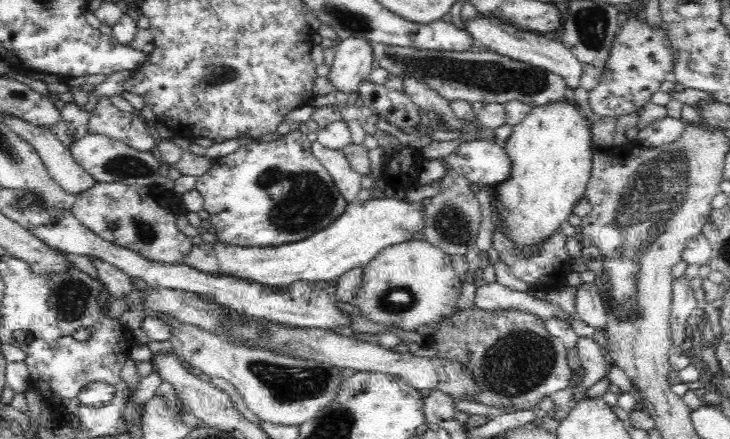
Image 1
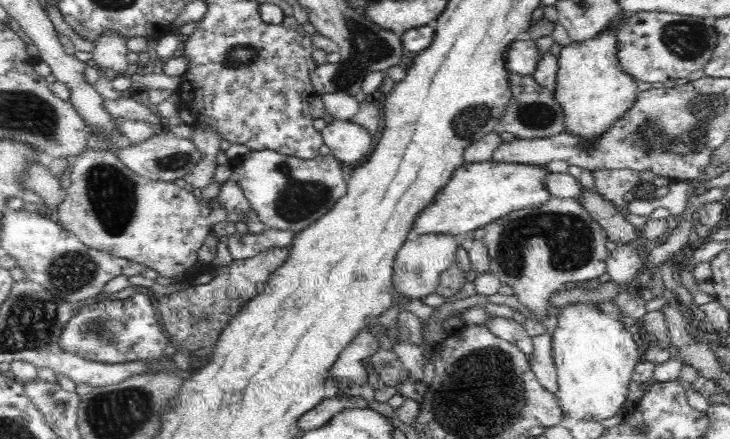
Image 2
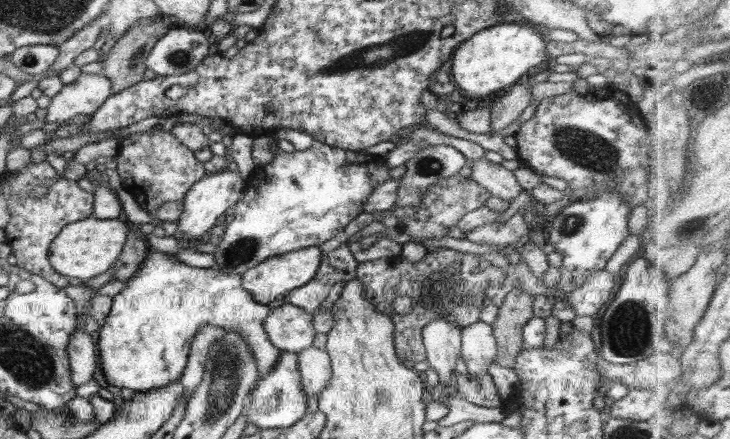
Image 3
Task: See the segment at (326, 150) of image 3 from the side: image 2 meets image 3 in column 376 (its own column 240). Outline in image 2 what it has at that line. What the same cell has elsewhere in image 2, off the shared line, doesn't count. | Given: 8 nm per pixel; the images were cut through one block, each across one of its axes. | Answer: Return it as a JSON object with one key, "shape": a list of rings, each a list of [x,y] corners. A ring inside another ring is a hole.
{"shape":[[[251,150],[234,160],[230,160],[232,172],[230,179],[241,186],[250,208],[258,213],[258,220],[266,227],[278,230],[292,230],[298,234],[310,224],[324,216],[347,192],[347,179],[344,178],[340,161],[331,154],[320,155],[312,160],[304,160],[298,156],[288,156],[273,150]]]}

